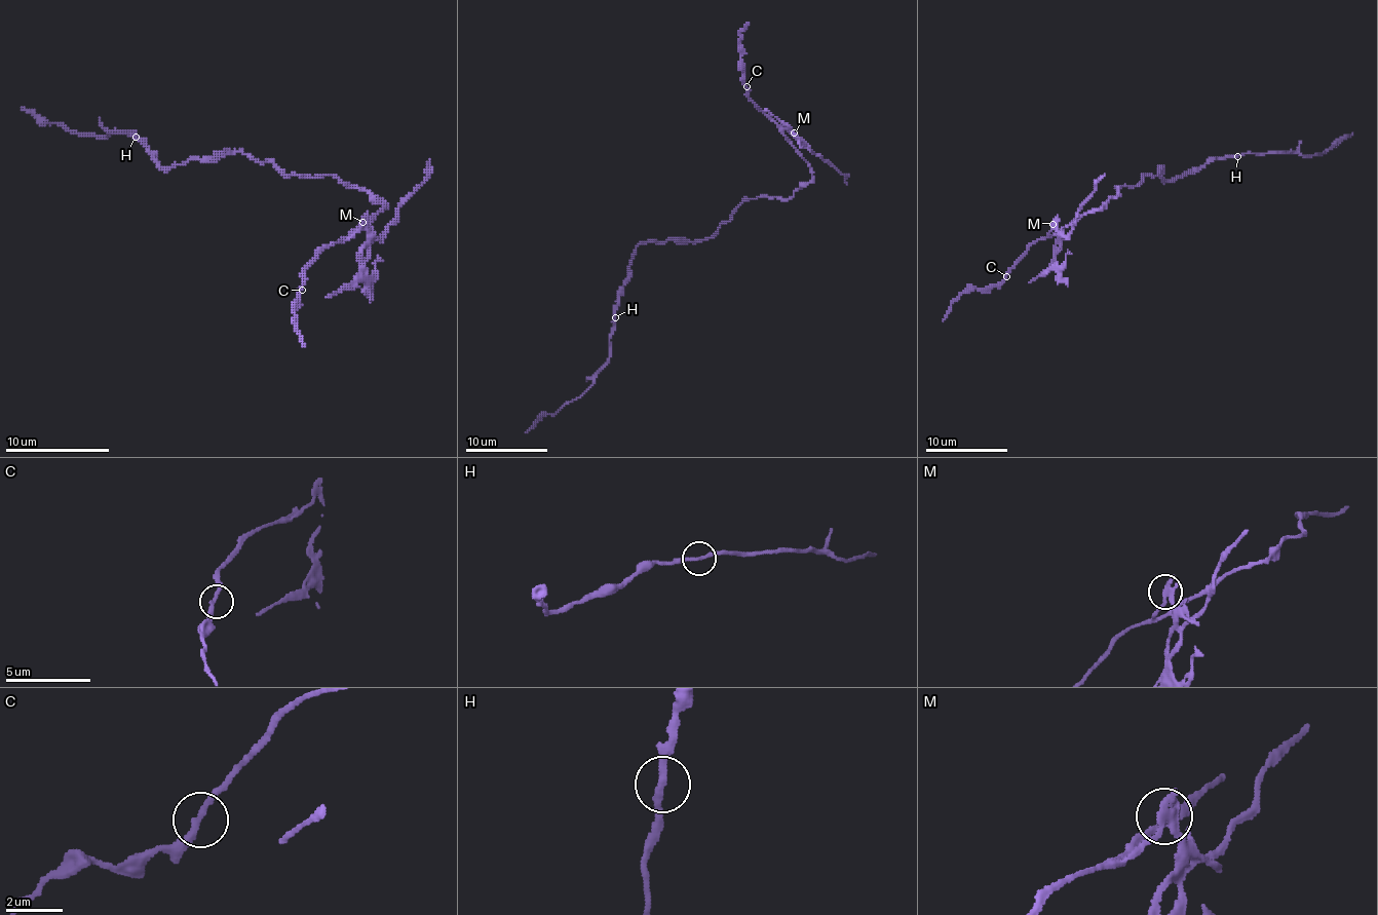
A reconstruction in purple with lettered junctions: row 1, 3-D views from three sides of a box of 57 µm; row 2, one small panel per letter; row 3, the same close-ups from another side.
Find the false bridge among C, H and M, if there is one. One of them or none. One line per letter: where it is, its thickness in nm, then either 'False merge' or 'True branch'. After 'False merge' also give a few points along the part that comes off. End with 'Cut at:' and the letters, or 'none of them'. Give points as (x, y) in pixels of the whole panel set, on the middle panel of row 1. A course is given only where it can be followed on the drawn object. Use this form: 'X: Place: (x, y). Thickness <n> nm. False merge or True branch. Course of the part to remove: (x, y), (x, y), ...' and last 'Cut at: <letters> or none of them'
C: Place: (747, 86). Thickness 240 nm. True branch
H: Place: (615, 317). Thickness 240 nm. True branch
M: Place: (794, 132). Thickness 240 nm. False merge. Course of the part to remove: (794, 134), (814, 154), (829, 160), (843, 175), (847, 185)
Cut at: M

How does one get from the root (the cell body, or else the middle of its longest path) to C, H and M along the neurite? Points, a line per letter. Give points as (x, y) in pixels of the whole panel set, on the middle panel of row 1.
C: (722, 224), (730, 220), (744, 201), (759, 197), (790, 199), (812, 179), (810, 164), (749, 97), (747, 86)
H: (722, 224), (710, 237), (697, 241), (666, 239), (640, 243), (629, 266), (629, 278), (617, 295), (615, 317)
M: (722, 224), (744, 201), (759, 197), (790, 199), (812, 179), (810, 164), (783, 131), (794, 134)

